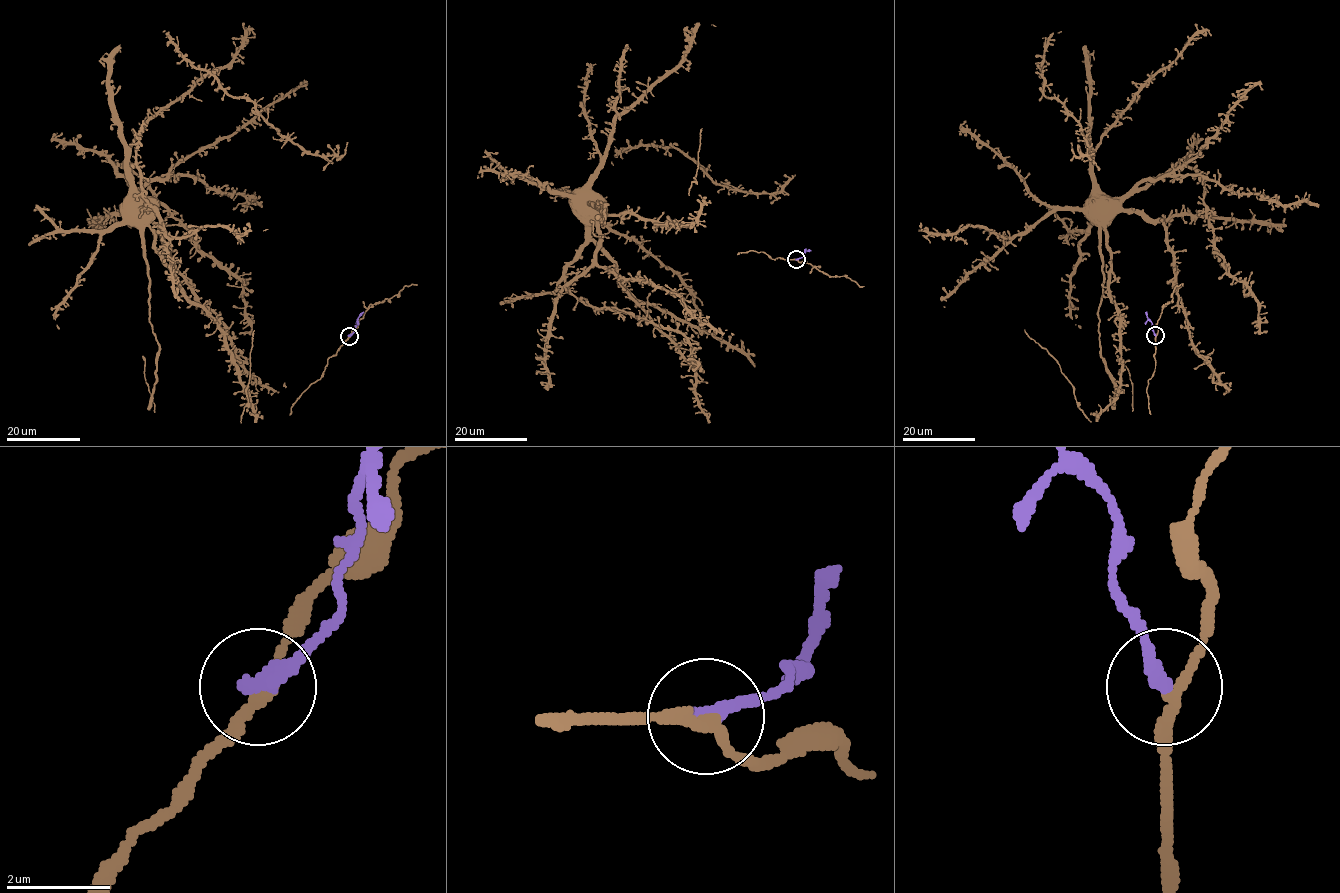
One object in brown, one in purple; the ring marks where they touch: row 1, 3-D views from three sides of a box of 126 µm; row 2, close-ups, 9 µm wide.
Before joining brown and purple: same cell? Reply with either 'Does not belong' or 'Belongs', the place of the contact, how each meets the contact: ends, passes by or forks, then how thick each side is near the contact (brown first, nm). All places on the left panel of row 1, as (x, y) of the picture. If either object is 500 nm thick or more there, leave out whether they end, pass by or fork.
Does not belong. Place: (349, 336). At the ring brown passes by. At the ring purple ends. Thickness 200 nm (brown) against 320 nm

